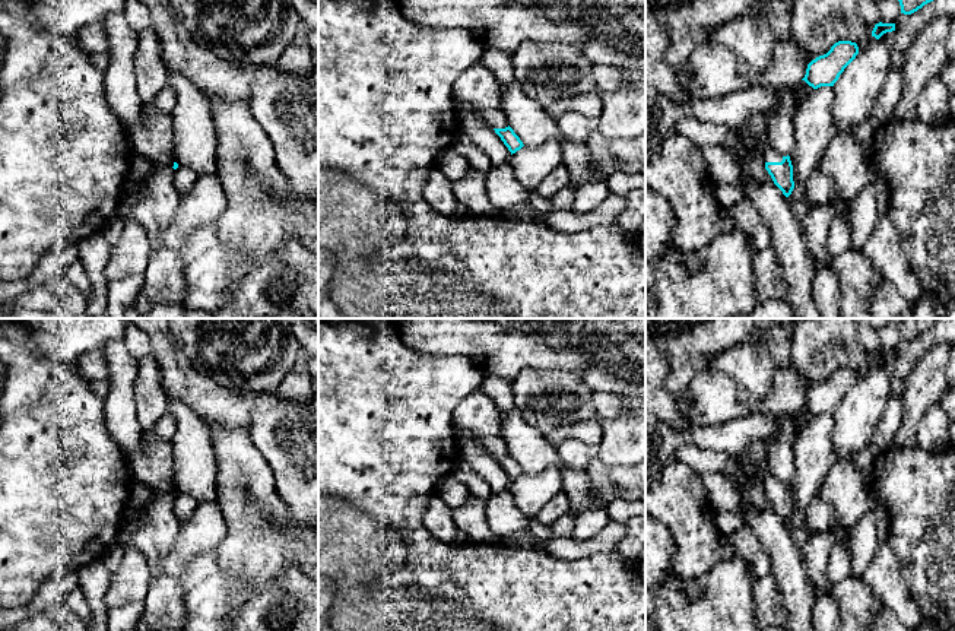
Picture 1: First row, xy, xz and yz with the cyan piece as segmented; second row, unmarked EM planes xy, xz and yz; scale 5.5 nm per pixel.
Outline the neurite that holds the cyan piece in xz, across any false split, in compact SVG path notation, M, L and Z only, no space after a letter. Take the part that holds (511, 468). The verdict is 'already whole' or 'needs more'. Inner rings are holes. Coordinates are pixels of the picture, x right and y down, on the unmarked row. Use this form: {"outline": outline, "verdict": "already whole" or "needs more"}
{"outline": "M473 435L473 438L485 447L489 453L494 454L495 460L501 464L504 472L508 475L508 478L515 481L520 478L524 472L520 467L520 464L514 460L514 457L508 453L507 444L502 440L502 437L480 437Z", "verdict": "needs more"}

